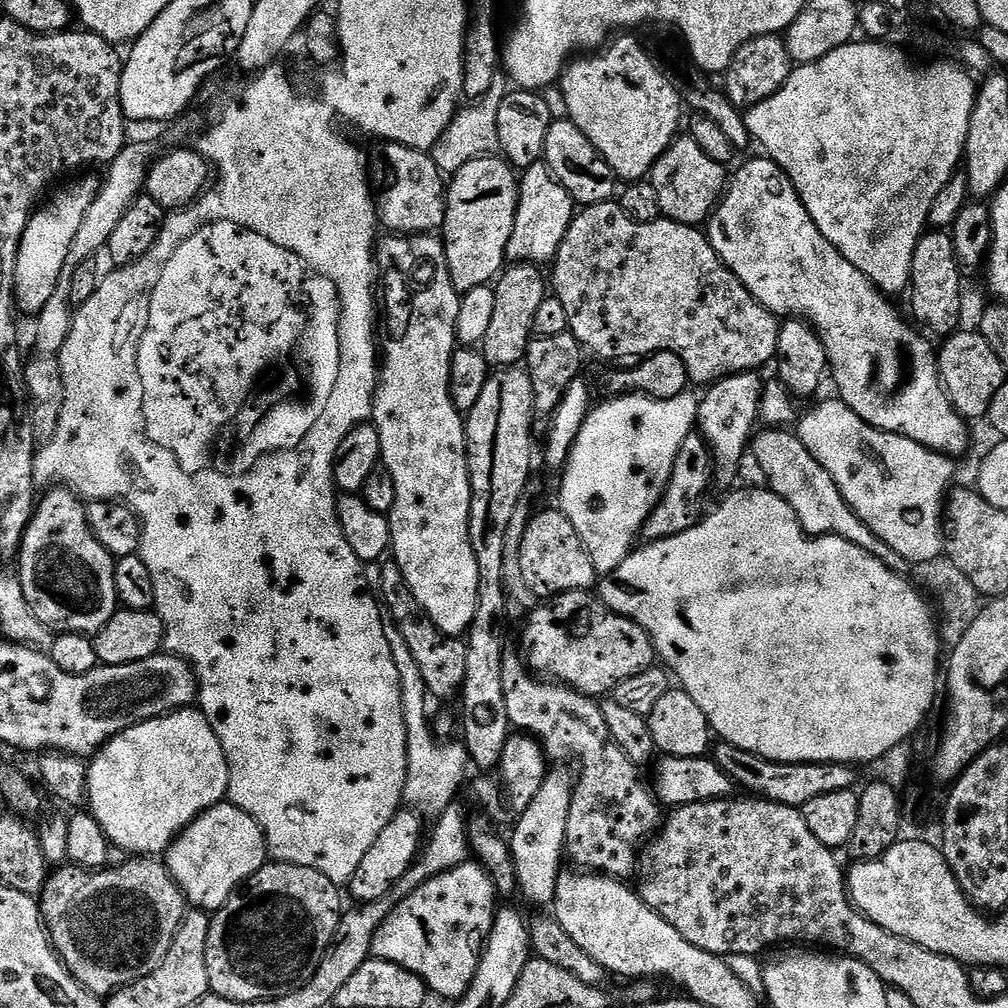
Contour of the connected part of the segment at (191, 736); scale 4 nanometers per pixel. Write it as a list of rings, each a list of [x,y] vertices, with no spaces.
[[[189,706],[170,712],[118,734],[109,740],[88,764],[87,807],[108,835],[109,845],[121,848],[136,858],[156,858],[167,853],[177,836],[199,816],[221,803],[228,794],[226,754],[205,718],[204,713]]]

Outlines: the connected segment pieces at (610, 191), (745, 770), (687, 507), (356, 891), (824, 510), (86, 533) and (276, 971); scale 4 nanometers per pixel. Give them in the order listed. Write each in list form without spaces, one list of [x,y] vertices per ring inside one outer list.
[[[572,120],[552,121],[546,134],[543,163],[548,165],[554,178],[572,195],[577,205],[607,204],[617,195],[618,178],[612,172],[612,167],[606,158],[602,158],[602,154],[598,154],[594,142],[590,142],[590,138],[586,138],[586,134],[582,134]]]
[[[717,743],[711,749],[710,758],[731,780],[741,788],[749,788],[749,793],[771,800],[774,804],[801,808],[821,794],[834,794],[834,790],[852,790],[857,787],[857,769],[851,764],[827,764],[810,762],[809,764],[775,764],[773,760],[763,760],[760,756],[750,754],[733,744]]]
[[[694,430],[682,442],[682,450],[678,450],[678,458],[674,458],[674,470],[670,474],[668,488],[662,494],[658,506],[650,514],[644,524],[642,533],[645,541],[665,540],[674,534],[682,534],[690,530],[705,515],[706,507],[700,499],[711,489],[714,484],[714,469],[712,457],[704,443],[704,437],[699,431]]]
[[[401,810],[396,813],[390,826],[386,826],[386,830],[378,834],[374,846],[370,846],[370,851],[366,853],[366,858],[362,858],[358,870],[354,870],[354,878],[346,885],[347,891],[352,891],[353,901],[369,904],[385,899],[391,893],[396,883],[412,869],[412,865],[421,855],[422,837],[425,835],[423,823],[425,821],[415,810]]]
[[[771,426],[763,430],[765,432],[757,431],[751,441],[751,455],[756,455],[756,464],[764,475],[763,483],[774,494],[778,494],[778,498],[782,498],[782,502],[786,502],[790,510],[794,510],[805,532],[811,537],[837,536],[854,542],[854,546],[862,546],[862,550],[874,554],[874,558],[878,558],[890,570],[894,570],[900,576],[908,576],[908,560],[902,558],[898,550],[890,550],[890,546],[886,546],[886,542],[874,535],[866,526],[866,522],[862,522],[862,518],[858,518],[854,510],[850,510],[846,498],[842,498],[838,486],[834,486],[834,478],[830,478],[830,474],[826,474],[826,470],[816,461],[814,454],[810,454],[806,446],[802,446],[799,435],[792,433],[791,436],[788,430]]]
[[[53,486],[43,493],[50,498],[50,506],[42,506],[46,502],[38,502],[36,513],[32,515],[30,526],[24,531],[24,543],[20,546],[18,575],[22,582],[22,590],[26,594],[26,602],[30,602],[30,610],[38,614],[38,622],[42,622],[53,633],[82,632],[95,634],[110,622],[110,618],[118,610],[116,587],[114,586],[114,570],[117,557],[111,556],[94,538],[86,518],[86,504],[76,493],[63,486]]]
[[[266,862],[248,880],[245,880],[239,888],[233,892],[231,898],[224,903],[219,910],[211,913],[212,925],[210,934],[206,938],[206,974],[208,975],[208,987],[211,995],[230,998],[234,1002],[262,1002],[282,998],[294,990],[301,988],[318,970],[330,942],[340,925],[342,907],[340,908],[341,889],[326,874],[318,874],[318,870],[310,870],[306,866],[294,866],[293,864],[282,864],[279,862]]]

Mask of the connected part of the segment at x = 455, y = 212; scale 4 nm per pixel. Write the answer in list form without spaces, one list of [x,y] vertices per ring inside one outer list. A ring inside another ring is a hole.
[[[499,155],[466,162],[451,177],[444,201],[442,239],[457,292],[463,294],[483,284],[491,285],[504,271],[519,193],[517,173]]]

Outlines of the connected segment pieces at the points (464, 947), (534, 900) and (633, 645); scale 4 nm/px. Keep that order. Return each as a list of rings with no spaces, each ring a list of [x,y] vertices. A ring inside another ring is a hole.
[[[478,862],[460,864],[451,872],[443,872],[430,878],[418,890],[414,890],[405,900],[393,907],[391,914],[378,926],[372,943],[372,956],[377,960],[394,962],[424,980],[429,993],[445,996],[449,1002],[455,1002],[470,990],[474,976],[478,974],[480,956],[484,953],[484,944],[496,921],[498,911],[498,893],[488,872]]]
[[[556,766],[549,771],[547,778],[540,784],[534,802],[515,818],[510,843],[512,861],[516,871],[516,886],[519,895],[524,895],[532,904],[551,905],[556,899],[558,878],[566,860],[566,822],[570,818],[570,802],[574,787],[574,772],[568,766]]]
[[[564,592],[561,596],[551,597],[550,602],[536,608],[524,624],[524,652],[526,663],[533,673],[544,678],[551,678],[566,688],[573,688],[583,696],[593,698],[607,697],[626,678],[642,674],[657,663],[656,647],[652,644],[650,634],[625,616],[619,616],[600,601],[599,595],[588,592]]]

